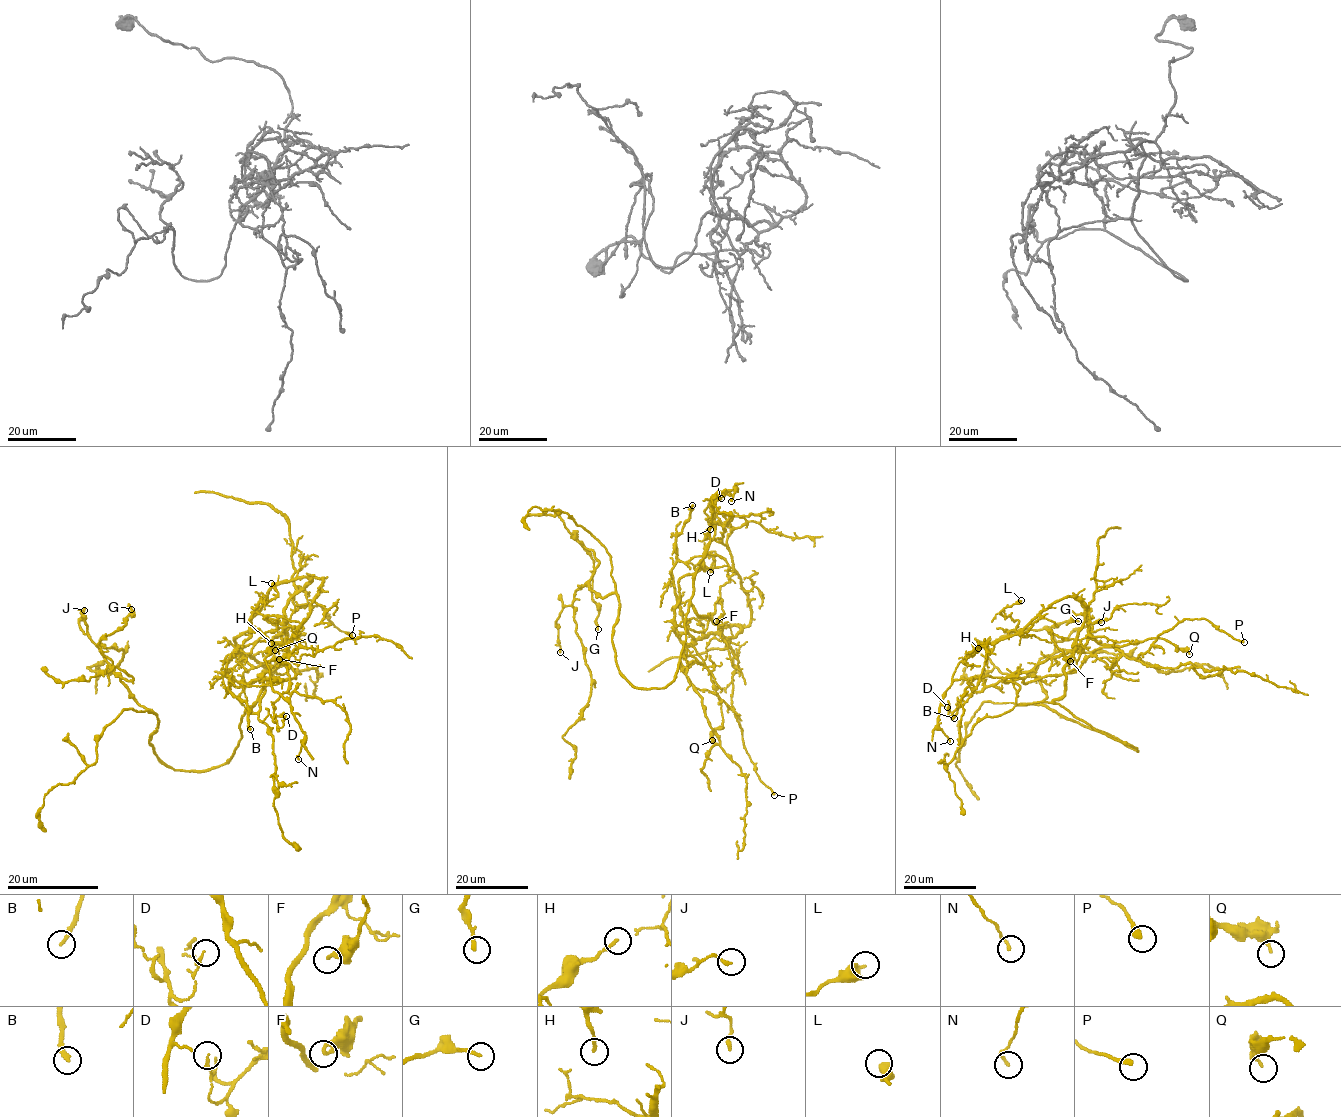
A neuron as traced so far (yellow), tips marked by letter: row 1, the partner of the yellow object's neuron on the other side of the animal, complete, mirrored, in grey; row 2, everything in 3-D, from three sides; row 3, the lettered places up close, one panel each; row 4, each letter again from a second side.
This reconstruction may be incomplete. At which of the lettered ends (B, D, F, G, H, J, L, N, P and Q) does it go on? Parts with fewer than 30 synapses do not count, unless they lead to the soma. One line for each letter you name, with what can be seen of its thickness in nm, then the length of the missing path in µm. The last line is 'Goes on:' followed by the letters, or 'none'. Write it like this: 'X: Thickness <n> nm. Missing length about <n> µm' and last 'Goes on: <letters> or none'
Goes on: none

